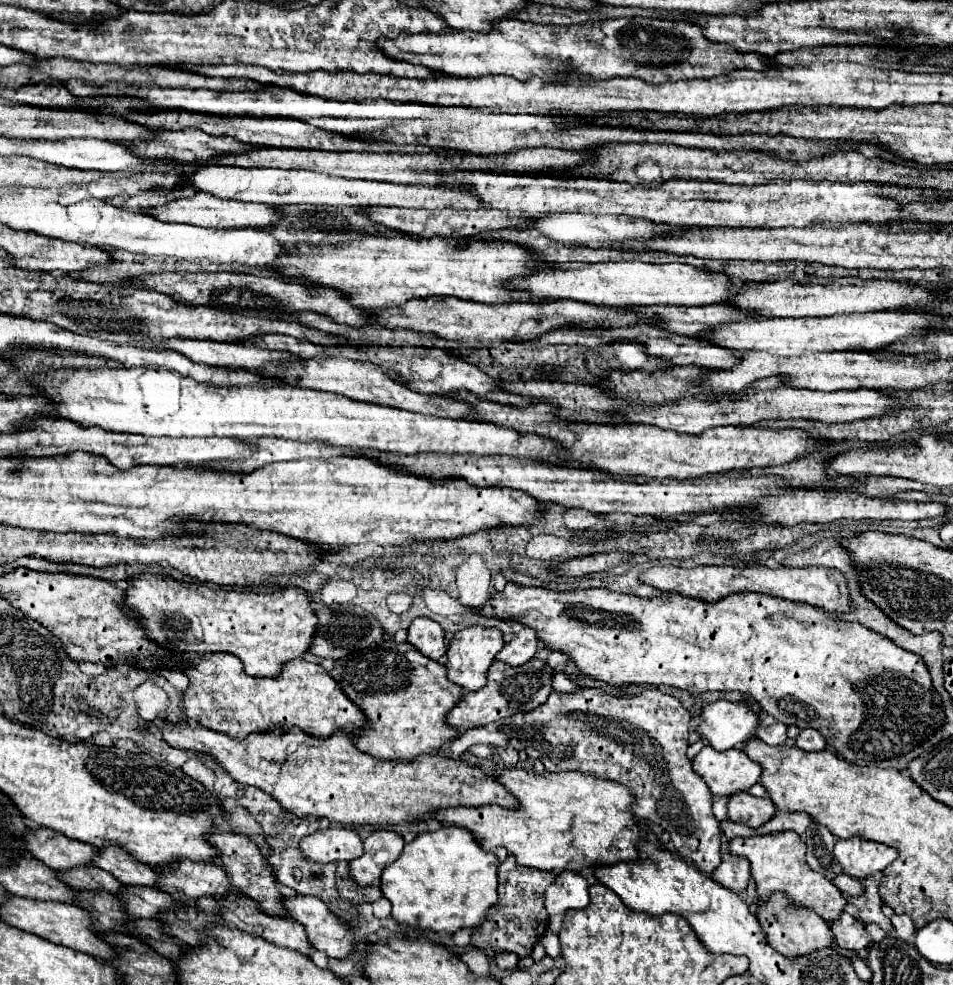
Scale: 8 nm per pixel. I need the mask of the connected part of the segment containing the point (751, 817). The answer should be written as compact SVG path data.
M747 791L727 797L727 819L757 829L775 815L775 805L769 797L753 797Z

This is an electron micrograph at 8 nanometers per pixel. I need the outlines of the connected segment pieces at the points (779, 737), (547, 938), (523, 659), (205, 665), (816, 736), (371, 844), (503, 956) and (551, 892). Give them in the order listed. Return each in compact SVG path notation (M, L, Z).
M775 723L775 725L771 725L771 727L761 727L759 733L757 733L757 737L759 737L761 741L769 743L769 745L783 745L783 743L787 741L785 731L787 731L787 725Z
M547 931L547 933L541 937L541 943L543 943L543 947L545 947L545 951L547 951L549 957L555 959L555 957L559 955L559 937L557 937L555 933Z
M523 627L509 643L505 643L505 647L497 653L499 661L505 661L513 667L527 663L537 651L537 635L533 629Z
M207 653L201 657L195 657L187 667L189 687L183 693L183 709L189 719L197 719L203 727L213 729L217 733L227 733L233 739L247 739L251 733L273 733L273 731L289 731L291 727L299 727L305 733L311 733L315 737L329 737L337 731L359 731L367 725L365 713L351 703L349 697L341 691L337 681L315 663L309 663L305 659L289 661L279 677L263 679L263 677L249 677L243 671L243 663L233 657L231 653Z
M803 729L797 737L797 747L803 751L823 751L825 749L825 739L819 731L815 729Z
M381 829L371 833L363 843L365 847L363 855L351 861L351 877L359 885L379 883L383 869L401 855L403 845L405 845L403 837L397 835L395 831Z
M507 951L497 953L493 959L495 959L495 965L499 969L515 969L517 963L519 963L519 957L515 953L507 953Z
M563 871L557 875L555 883L547 887L545 893L545 909L549 915L565 913L569 909L585 909L589 905L589 885L575 871Z

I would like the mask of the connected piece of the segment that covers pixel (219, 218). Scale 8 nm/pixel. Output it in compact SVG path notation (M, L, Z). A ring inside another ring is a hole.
M197 193L191 199L177 199L167 205L159 205L149 211L153 217L161 221L171 221L171 223L187 223L187 225L197 225L197 227L209 227L209 229L227 229L235 225L255 225L255 227L265 227L271 229L283 219L283 213L275 211L273 207L267 205L251 205L251 203L239 203L239 201L225 201L217 199L205 193Z

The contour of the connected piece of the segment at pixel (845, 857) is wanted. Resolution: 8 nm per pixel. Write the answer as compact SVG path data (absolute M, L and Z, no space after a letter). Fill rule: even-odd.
M863 837L837 839L833 853L843 867L843 873L855 879L865 879L867 875L875 875L897 859L895 847L867 841Z

